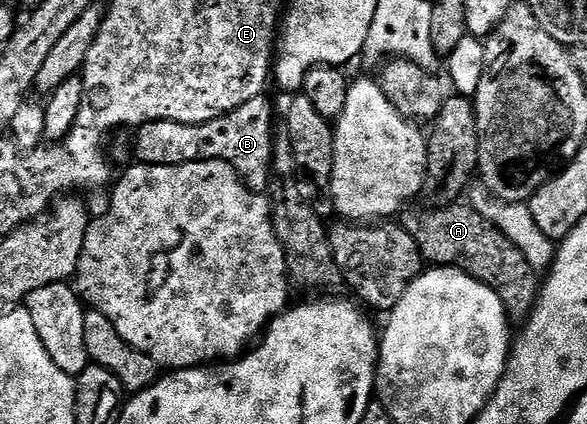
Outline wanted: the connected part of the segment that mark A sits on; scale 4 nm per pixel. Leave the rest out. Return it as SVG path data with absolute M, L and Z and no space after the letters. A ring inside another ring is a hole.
M460 201L432 209L436 211L411 210L403 212L402 225L410 233L410 237L414 237L425 264L456 267L466 272L498 293L504 310L513 320L527 320L536 304L538 272L530 265L530 261L526 261L526 257L522 257L522 253L512 244L510 237L506 237L506 233L486 221L486 217L482 217L470 205Z

